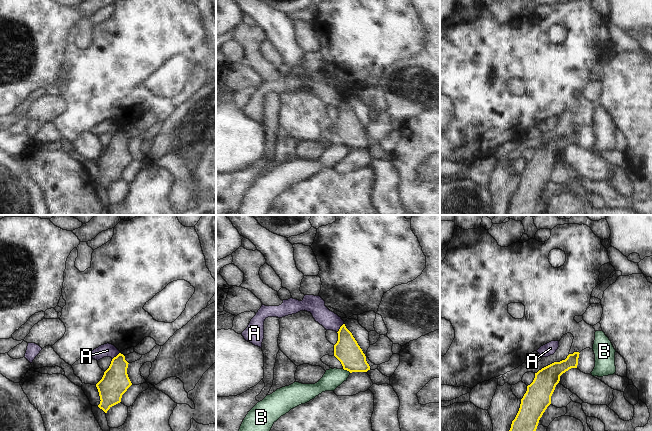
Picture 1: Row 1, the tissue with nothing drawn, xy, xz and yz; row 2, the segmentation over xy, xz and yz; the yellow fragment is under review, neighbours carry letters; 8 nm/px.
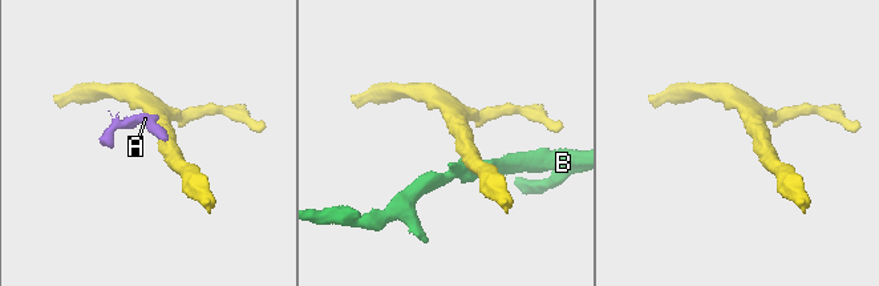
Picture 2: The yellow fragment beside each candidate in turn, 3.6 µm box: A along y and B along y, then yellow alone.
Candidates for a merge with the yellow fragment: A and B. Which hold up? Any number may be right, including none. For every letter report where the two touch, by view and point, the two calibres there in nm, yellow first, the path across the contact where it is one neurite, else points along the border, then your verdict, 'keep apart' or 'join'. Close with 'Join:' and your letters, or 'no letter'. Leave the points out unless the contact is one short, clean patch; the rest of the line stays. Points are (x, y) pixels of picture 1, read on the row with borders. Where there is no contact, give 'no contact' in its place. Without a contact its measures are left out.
A: xz (340, 328) | 200/150 nm | along xz (343, 323), (337, 332) | keep apart
B: xz (347, 370) | 200/150 nm | along xz (343, 368), (350, 372) | keep apart
Join: no letter

